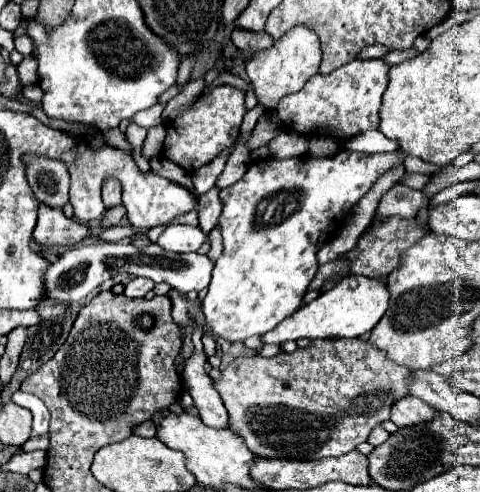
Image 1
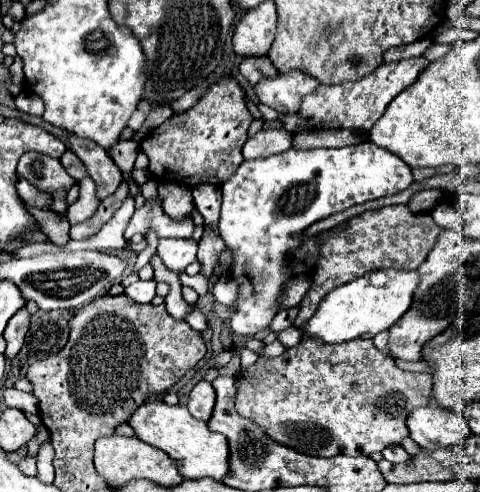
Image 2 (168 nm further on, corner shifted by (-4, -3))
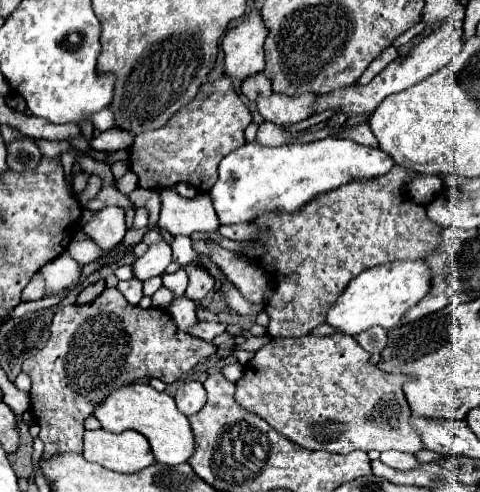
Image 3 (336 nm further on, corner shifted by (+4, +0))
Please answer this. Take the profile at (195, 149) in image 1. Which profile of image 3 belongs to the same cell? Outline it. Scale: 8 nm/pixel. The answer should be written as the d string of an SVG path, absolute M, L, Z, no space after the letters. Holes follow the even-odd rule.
M228 77L200 85L196 97L174 113L164 127L136 135L128 149L128 163L138 175L138 187L158 191L176 183L190 183L202 193L210 191L216 183L218 163L222 157L246 143L244 129L250 121L252 115L232 89Z

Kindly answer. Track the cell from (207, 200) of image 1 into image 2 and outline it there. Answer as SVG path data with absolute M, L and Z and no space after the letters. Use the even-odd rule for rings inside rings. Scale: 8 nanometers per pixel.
M204 230L204 236L200 240L200 246L198 246L198 262L200 262L200 274L204 278L212 278L214 276L214 268L218 264L218 256L220 252L226 248L226 244L220 240L220 236L212 230Z

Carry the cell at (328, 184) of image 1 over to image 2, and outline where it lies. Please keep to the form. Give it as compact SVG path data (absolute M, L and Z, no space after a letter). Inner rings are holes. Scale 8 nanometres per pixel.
M362 142L356 146L344 148L312 148L298 150L290 148L286 152L244 160L234 176L222 184L222 208L220 208L220 238L234 252L234 266L230 268L230 276L240 286L240 300L230 308L230 328L238 336L254 336L260 330L266 330L274 314L278 312L278 298L284 288L284 280L290 278L288 258L300 246L302 232L330 214L342 212L350 206L364 204L368 200L376 200L382 196L392 196L406 190L412 184L412 170L392 152L384 148Z

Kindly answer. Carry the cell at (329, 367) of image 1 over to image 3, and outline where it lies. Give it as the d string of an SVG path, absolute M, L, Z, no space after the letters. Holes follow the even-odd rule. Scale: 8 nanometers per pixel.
M334 333L328 337L304 335L298 339L276 339L256 351L254 359L244 365L244 375L236 381L236 403L262 417L280 435L304 449L324 449L330 453L362 451L406 451L416 453L422 447L418 433L408 425L410 409L404 397L404 383L412 381L410 375L384 373L370 361L370 355L350 335Z

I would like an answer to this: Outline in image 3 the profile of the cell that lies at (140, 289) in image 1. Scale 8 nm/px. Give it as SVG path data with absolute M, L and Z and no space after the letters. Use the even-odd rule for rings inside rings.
M132 279L132 281L120 281L118 283L118 289L122 291L122 295L132 303L132 305L138 305L138 301L144 297L142 293L142 283Z

